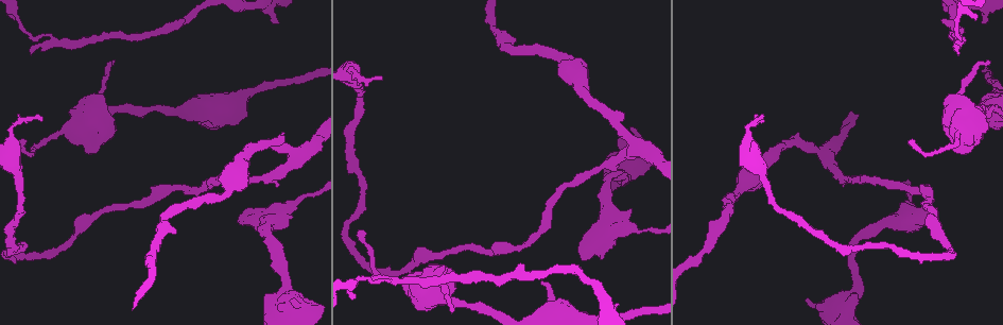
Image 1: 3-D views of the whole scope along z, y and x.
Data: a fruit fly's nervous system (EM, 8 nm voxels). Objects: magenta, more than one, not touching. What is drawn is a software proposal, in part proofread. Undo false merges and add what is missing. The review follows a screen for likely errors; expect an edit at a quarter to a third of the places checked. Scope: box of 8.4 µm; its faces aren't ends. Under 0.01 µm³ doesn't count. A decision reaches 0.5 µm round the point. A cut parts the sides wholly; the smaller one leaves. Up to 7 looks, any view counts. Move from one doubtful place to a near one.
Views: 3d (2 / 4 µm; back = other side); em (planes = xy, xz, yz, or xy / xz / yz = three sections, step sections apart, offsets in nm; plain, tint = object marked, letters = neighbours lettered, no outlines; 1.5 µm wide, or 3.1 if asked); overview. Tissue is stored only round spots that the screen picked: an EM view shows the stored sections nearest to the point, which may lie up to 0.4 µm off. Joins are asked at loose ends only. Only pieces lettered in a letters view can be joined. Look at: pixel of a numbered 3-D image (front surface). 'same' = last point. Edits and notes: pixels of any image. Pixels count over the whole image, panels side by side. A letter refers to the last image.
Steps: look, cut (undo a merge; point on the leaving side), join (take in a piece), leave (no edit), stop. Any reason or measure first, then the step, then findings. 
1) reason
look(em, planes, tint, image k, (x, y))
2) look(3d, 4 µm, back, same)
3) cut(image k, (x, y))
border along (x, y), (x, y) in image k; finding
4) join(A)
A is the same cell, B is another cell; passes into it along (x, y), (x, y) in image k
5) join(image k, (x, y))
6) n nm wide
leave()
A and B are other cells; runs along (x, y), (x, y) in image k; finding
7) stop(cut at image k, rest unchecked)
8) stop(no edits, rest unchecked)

thin end
look(em, planes, letters, image 1, (909, 142))

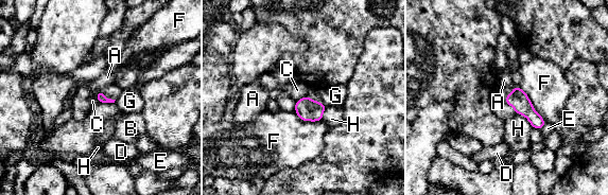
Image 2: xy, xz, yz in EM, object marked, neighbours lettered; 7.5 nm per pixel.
F touches over 340 nm
leave()
A, B, C, D, E, F, G and H are other cells; border along (97, 91), (97, 100), (99, 102) in image 2; no lettered piece goes on from it

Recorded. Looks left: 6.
look(3d, 4 µm, image 1, (453, 311))

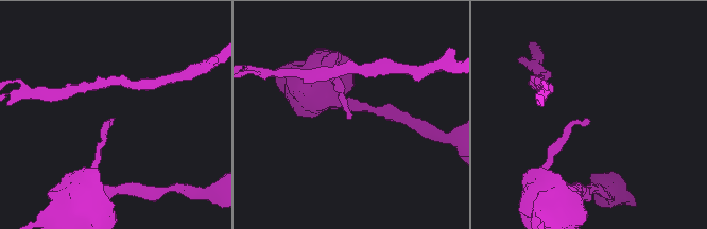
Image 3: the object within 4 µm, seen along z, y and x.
look(em, xz, step 4, tint, image 3, (110, 120))

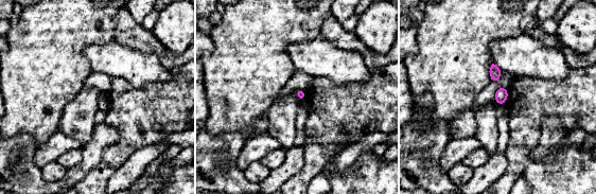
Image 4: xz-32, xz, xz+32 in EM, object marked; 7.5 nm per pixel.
see the neighbours
look(em, xz, step 4, letters, same)

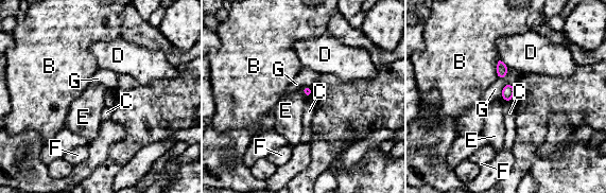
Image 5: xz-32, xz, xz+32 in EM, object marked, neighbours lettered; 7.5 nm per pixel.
B touches over 170 nm
leave()
B, C, D, E, F and G are other cells; border along (300, 89), (307, 98) in image 5; no lettered piece goes on from it

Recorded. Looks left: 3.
calibre changes
look(em, planes, tint, image 1, (614, 158))

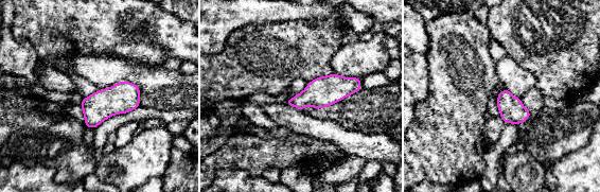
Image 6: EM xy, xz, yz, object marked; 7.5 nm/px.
see the neighbours
look(em, planes, letters, same)

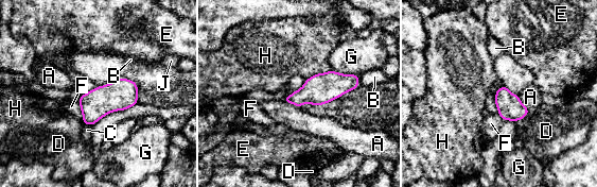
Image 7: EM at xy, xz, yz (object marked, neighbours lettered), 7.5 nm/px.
H touches over 220 nm
leave()
A, B, C, D, E, F, G, H and J are other cells; border along (331, 69), (317, 72), (305, 80) in image 7; all the same cell

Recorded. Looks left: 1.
stop(no edits, rest unchecked)

